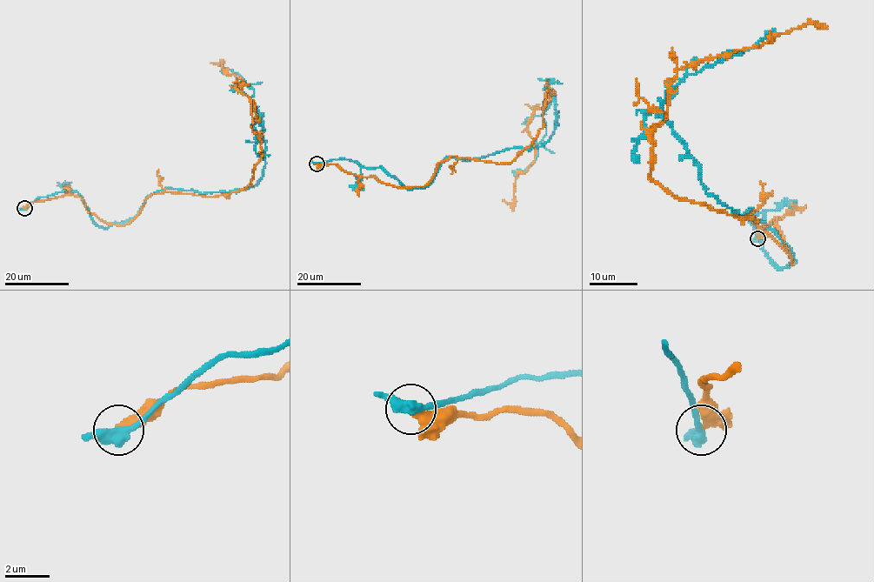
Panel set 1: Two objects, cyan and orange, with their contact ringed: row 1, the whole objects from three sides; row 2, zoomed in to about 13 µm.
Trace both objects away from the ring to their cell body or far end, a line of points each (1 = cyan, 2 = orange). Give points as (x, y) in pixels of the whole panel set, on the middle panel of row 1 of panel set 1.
1: (316, 163), (346, 158), (425, 188), (448, 157), (543, 143), (557, 124), (553, 98), (537, 156), (515, 174)
2: (316, 163), (409, 187), (452, 157), (510, 163), (552, 91), (528, 124), (534, 161), (503, 200)

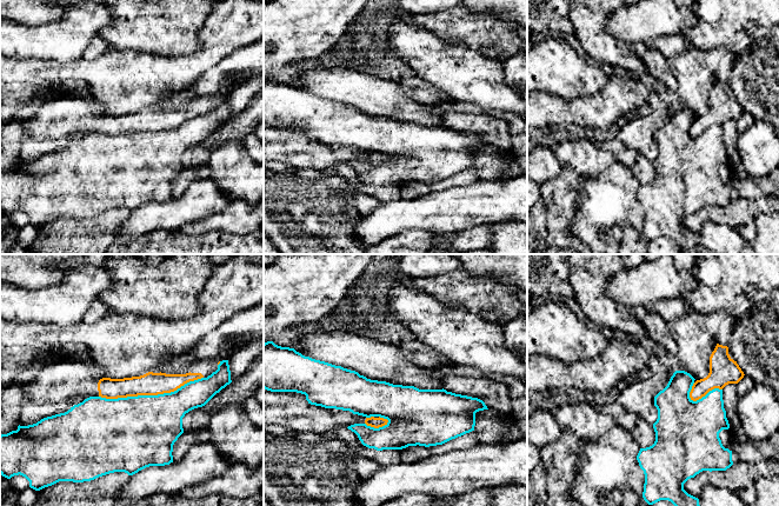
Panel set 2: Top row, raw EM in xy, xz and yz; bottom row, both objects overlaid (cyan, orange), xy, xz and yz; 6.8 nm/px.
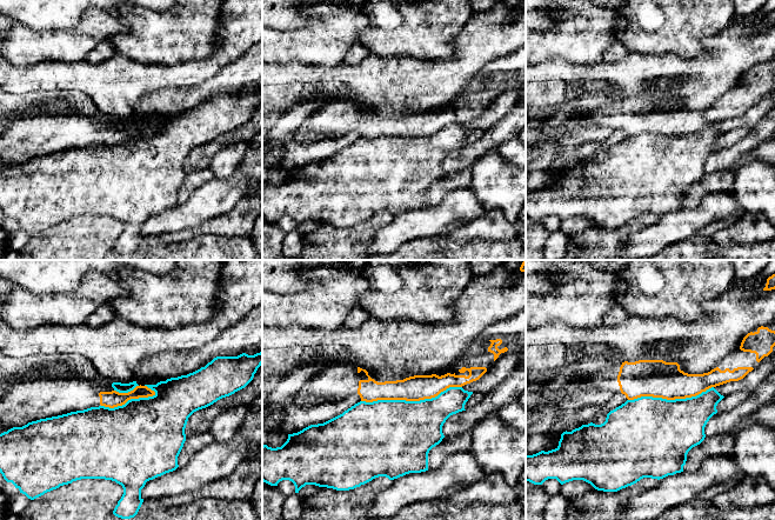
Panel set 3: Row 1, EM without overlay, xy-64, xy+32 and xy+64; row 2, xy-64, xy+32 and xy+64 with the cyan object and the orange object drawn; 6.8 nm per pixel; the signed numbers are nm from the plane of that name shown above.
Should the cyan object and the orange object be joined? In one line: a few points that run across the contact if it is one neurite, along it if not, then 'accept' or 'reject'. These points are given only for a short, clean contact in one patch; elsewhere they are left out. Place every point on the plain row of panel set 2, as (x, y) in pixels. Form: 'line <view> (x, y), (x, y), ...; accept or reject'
reject

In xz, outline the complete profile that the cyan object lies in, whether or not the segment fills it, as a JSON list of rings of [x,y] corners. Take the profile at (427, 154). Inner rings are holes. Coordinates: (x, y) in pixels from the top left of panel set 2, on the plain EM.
[[[273,78],[264,80],[264,125],[271,128],[301,129],[306,132],[308,140],[325,145],[349,147],[353,151],[366,154],[380,153],[387,155],[388,159],[379,165],[367,162],[366,160],[354,160],[347,164],[358,172],[364,182],[377,187],[402,186],[417,181],[425,184],[442,181],[474,167],[475,149],[488,146],[485,139],[478,134],[455,131],[444,125],[419,126],[414,122],[393,121],[386,118],[371,116],[355,107],[305,93],[294,85],[281,84]]]

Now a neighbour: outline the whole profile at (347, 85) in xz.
[[[357,66],[321,67],[302,71],[294,82],[315,96],[355,107],[371,116],[419,126],[442,126],[441,116],[412,100],[395,81],[381,80]]]

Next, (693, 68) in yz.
[[[690,47],[667,59],[678,87],[672,95],[678,107],[690,109],[695,116],[710,109],[710,93],[717,82],[715,69],[728,53],[723,47],[701,51]]]

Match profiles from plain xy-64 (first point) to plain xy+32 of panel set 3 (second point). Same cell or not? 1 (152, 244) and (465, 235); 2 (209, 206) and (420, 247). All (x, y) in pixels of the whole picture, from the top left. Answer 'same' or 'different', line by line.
1: different
2: different

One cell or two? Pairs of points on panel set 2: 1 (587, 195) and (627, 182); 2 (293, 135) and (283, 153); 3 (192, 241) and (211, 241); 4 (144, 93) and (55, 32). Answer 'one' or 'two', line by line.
1: one
2: two
3: one
4: two

